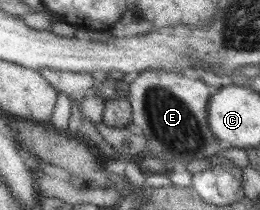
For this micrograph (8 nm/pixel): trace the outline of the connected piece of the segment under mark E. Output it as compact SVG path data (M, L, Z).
M154 69L142 72L130 85L132 118L134 129L144 133L148 139L148 156L166 160L168 170L174 162L194 162L204 160L224 151L218 147L220 140L210 130L207 104L211 86L206 85L194 74L180 72L156 72Z

